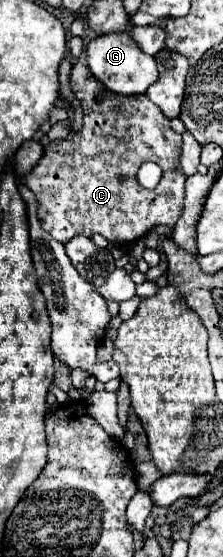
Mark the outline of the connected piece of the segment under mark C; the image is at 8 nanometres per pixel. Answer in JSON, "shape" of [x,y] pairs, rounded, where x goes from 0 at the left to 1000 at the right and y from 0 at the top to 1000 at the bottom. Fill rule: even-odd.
{"shape":[[[359,111],[323,118],[314,158],[377,197],[377,223],[359,237],[323,237],[287,251],[224,255],[197,266],[197,280],[179,284],[179,291],[99,320],[99,327],[152,345],[170,359],[170,395],[188,409],[278,438],[350,420],[377,420],[395,427],[422,420],[457,420],[502,438],[583,438],[709,402],[780,406],[825,377],[834,320],[816,316],[816,309],[798,309],[816,244],[762,230],[762,215],[744,215],[717,194],[646,169],[493,172],[493,165],[457,165],[457,154]],[[637,291],[700,291],[735,305],[735,316],[691,341],[655,341],[610,327],[610,309]]]}

